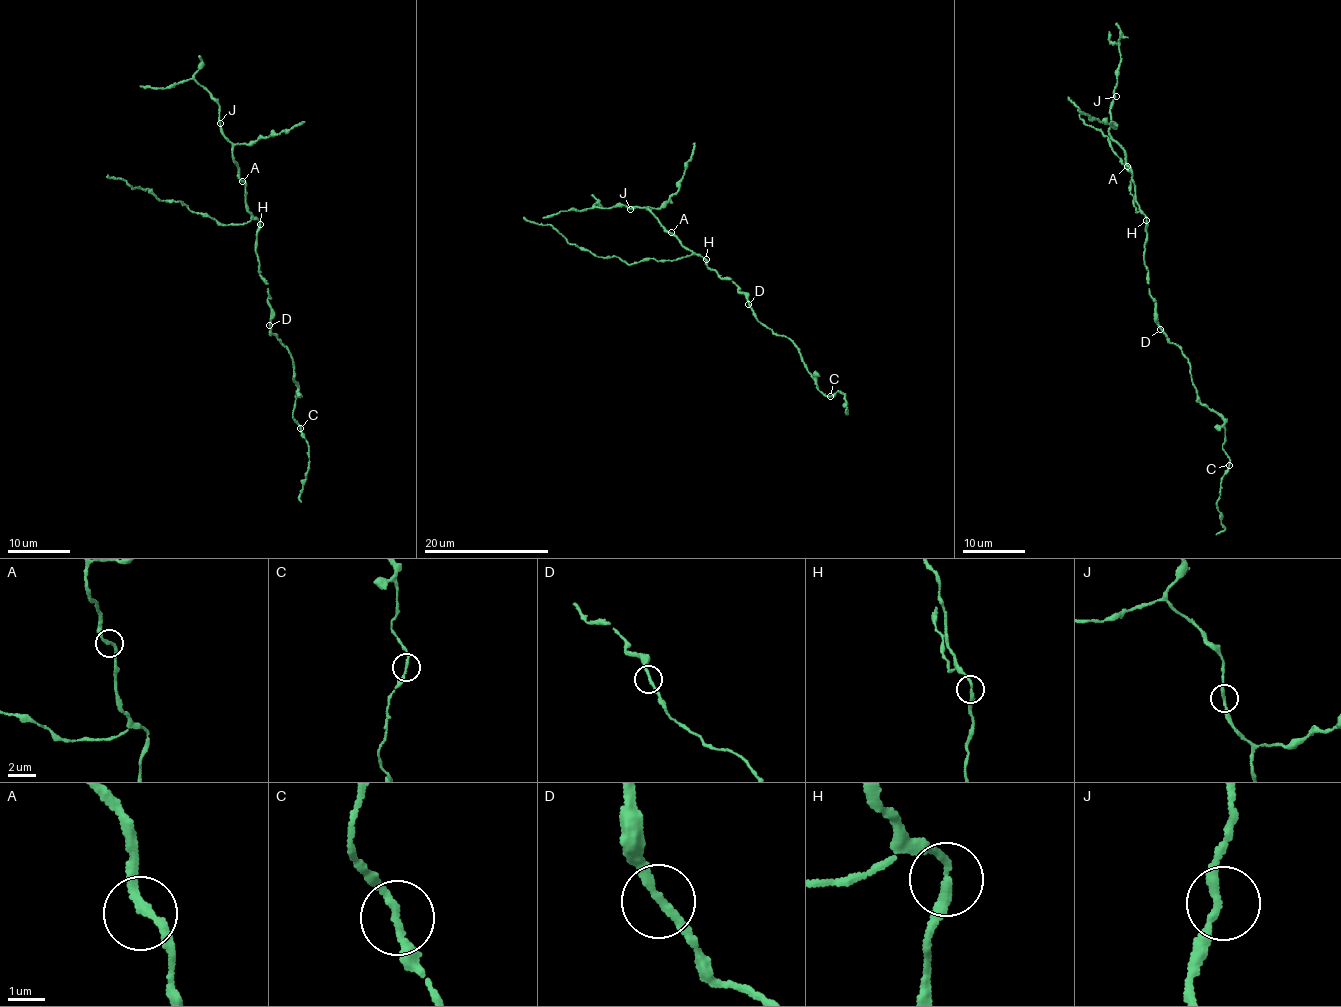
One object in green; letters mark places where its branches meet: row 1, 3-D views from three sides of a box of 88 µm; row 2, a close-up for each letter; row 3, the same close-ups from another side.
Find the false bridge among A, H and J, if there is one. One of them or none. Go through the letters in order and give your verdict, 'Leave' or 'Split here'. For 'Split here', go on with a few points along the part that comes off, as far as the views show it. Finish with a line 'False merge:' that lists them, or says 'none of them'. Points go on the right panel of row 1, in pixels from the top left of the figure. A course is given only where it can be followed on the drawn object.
A: Leave
H: Leave
J: Leave
False merge: none of them

